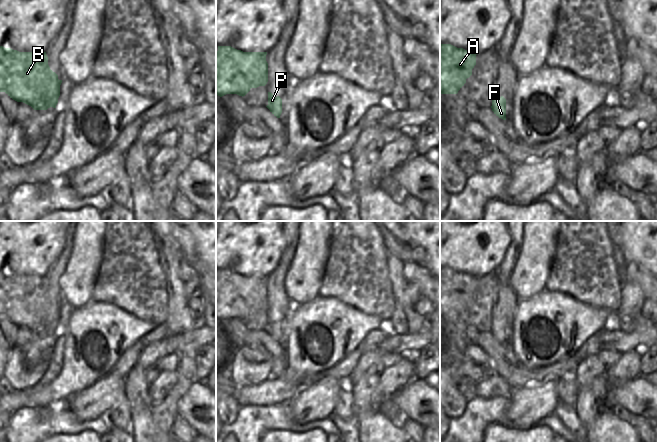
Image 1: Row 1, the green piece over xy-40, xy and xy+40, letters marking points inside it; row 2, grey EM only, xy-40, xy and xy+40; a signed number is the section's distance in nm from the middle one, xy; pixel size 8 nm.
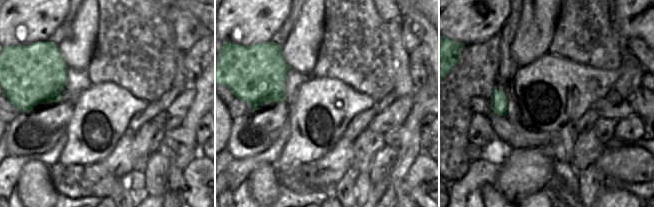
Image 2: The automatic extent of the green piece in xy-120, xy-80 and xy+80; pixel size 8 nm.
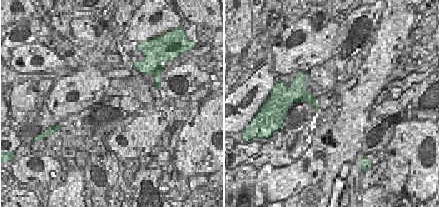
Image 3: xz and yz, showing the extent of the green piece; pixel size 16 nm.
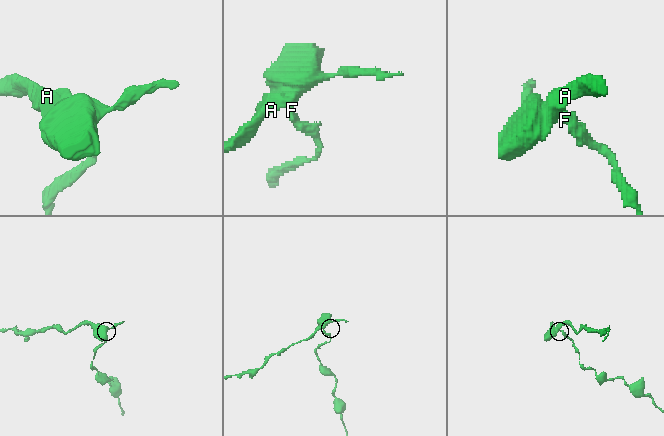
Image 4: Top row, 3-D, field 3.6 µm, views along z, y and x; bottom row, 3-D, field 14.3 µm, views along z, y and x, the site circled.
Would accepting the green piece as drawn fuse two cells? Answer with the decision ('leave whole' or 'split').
split

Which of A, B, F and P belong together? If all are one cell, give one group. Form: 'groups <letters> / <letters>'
groups A B / F P

